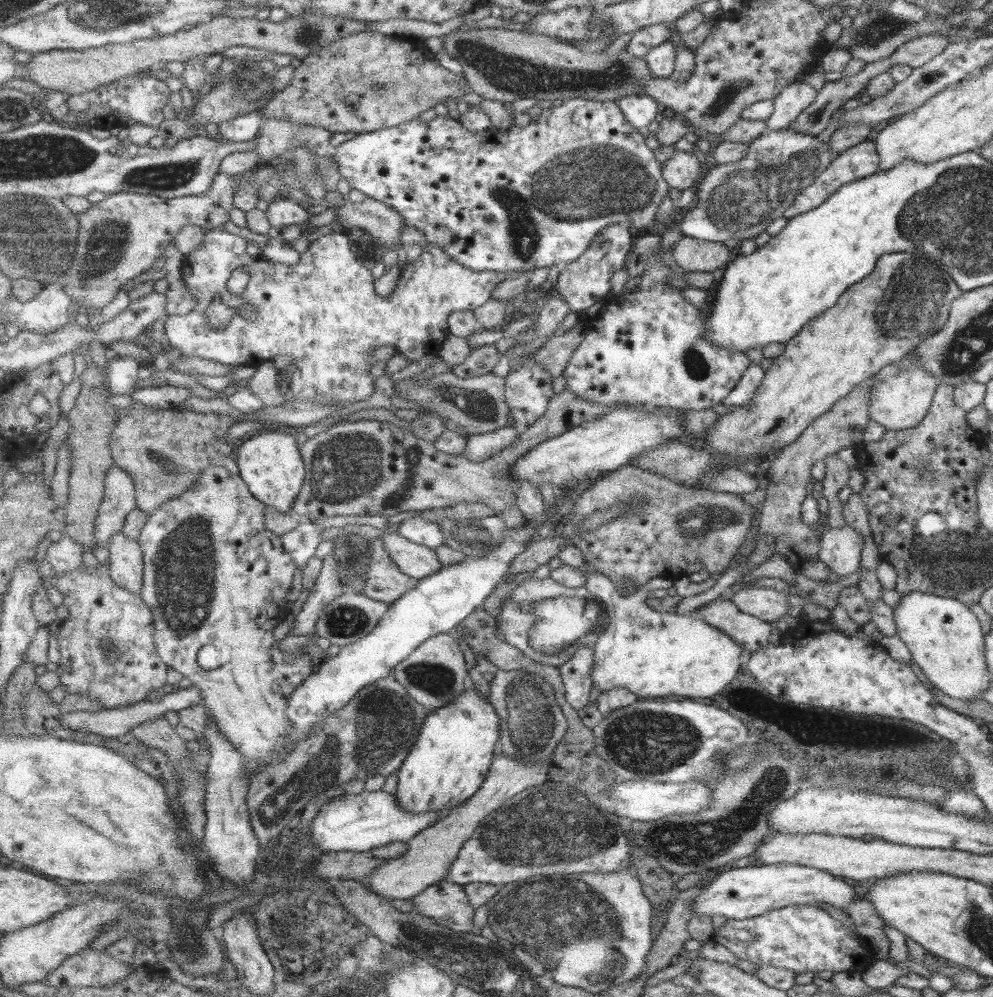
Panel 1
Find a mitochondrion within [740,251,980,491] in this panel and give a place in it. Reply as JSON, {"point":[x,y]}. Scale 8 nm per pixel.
{"point":[903,309]}

